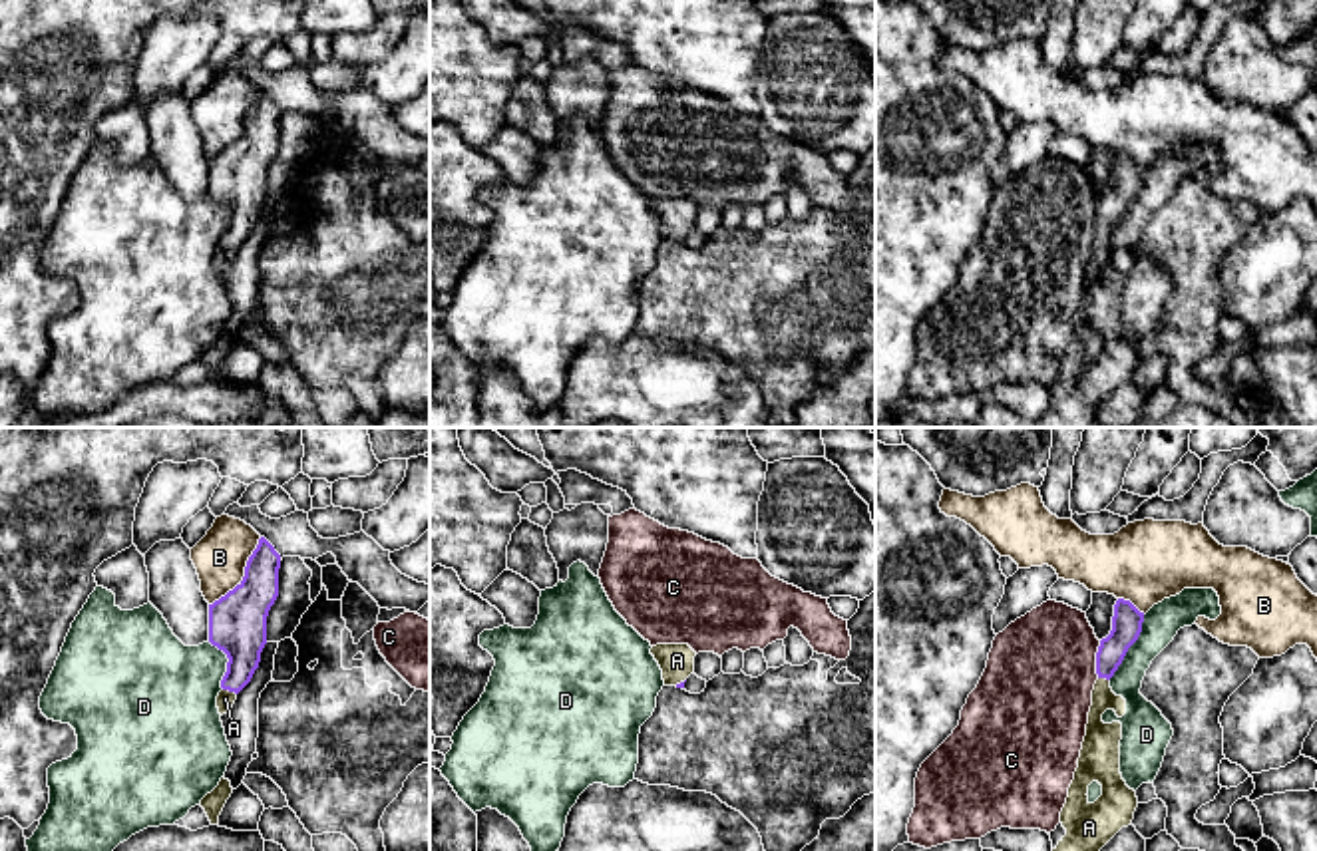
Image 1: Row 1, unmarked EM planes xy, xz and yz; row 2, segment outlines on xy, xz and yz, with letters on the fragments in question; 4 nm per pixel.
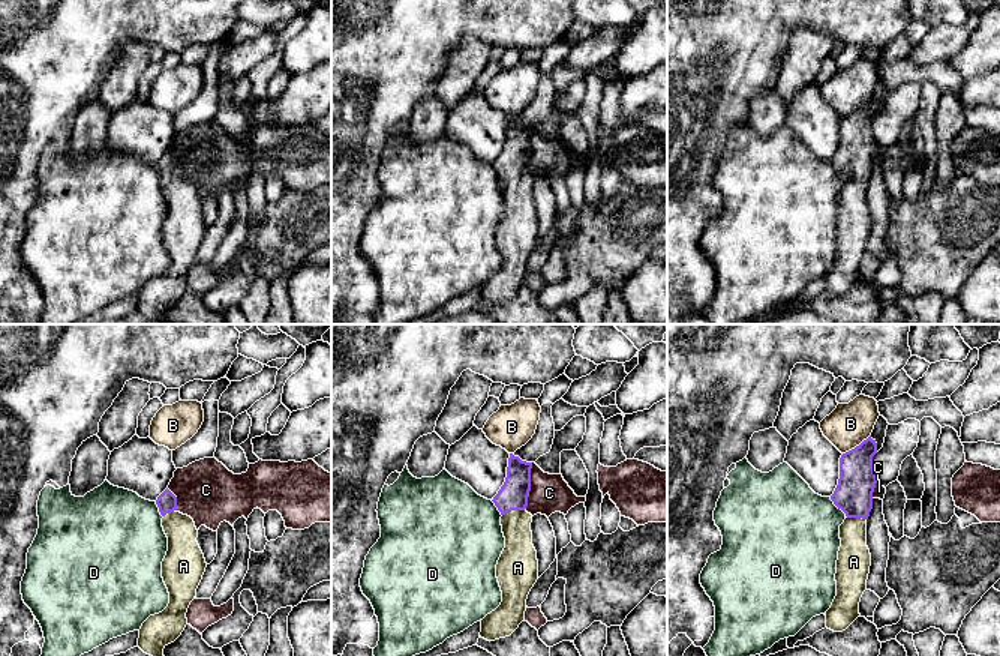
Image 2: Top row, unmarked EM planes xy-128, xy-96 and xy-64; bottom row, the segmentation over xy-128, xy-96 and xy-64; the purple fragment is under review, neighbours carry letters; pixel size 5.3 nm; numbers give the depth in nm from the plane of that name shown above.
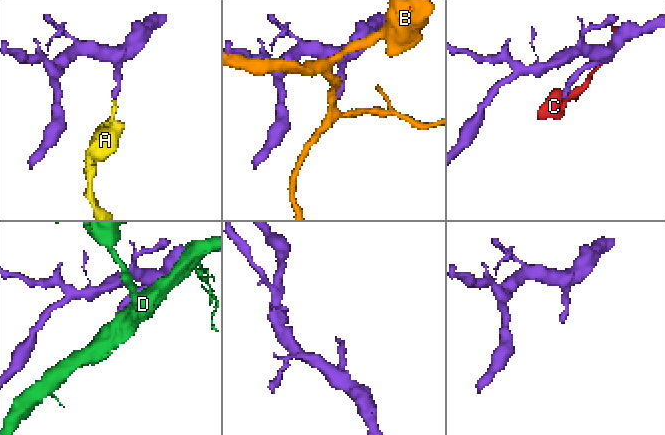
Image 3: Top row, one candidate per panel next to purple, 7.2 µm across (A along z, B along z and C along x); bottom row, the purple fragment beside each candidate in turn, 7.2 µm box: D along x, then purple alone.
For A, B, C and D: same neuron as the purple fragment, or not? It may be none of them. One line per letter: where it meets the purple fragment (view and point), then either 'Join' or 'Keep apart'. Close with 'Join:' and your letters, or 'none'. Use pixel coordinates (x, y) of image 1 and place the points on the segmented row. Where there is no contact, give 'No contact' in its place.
A: Touches purple at xy (229, 690). Join
B: Touches purple at xy (245, 575). Keep apart
C: Touches purple at yz (1097, 659). Keep apart
D: Touches purple at yz (1130, 645). Keep apart
Join: A

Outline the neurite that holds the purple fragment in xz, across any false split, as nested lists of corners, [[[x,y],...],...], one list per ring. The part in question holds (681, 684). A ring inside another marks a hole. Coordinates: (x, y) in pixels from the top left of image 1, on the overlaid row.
[[[657,644],[651,654],[662,670],[664,686],[684,688],[684,680],[694,674],[696,652],[688,644]]]

